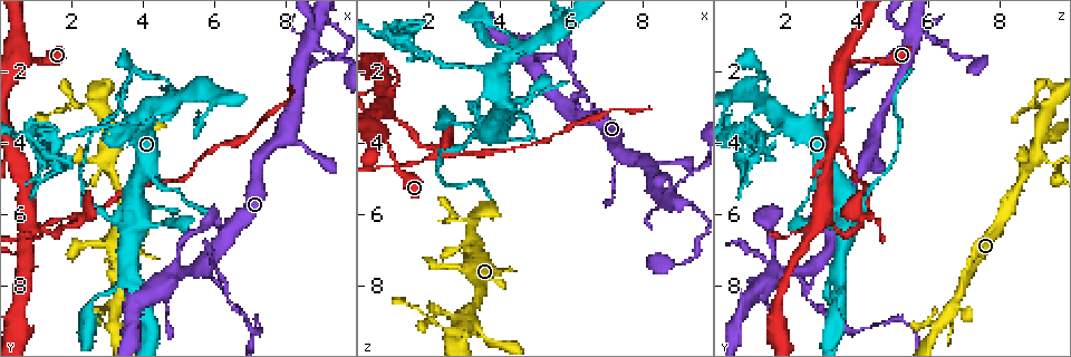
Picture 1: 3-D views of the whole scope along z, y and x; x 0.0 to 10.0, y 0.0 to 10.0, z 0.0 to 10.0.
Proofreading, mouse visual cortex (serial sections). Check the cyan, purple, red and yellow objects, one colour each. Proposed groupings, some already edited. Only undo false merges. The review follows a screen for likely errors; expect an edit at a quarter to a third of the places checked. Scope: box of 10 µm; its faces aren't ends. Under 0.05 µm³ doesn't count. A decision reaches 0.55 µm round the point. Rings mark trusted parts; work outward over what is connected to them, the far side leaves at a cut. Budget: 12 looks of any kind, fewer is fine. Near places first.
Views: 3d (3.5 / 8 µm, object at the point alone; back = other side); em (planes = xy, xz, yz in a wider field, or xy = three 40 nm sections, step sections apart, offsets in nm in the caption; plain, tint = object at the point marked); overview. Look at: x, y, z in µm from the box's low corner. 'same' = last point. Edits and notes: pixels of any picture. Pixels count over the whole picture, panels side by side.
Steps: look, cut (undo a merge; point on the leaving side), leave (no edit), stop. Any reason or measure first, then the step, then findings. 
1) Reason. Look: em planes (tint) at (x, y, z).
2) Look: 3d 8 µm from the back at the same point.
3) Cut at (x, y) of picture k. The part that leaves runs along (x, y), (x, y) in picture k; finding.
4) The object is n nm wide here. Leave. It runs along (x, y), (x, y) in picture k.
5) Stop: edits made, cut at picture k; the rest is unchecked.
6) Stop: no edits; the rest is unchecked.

Arms part here. Look: 3d 3.5 µm at (3.10, 4.45, 8.95).

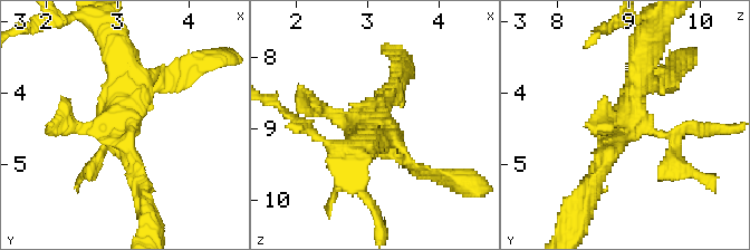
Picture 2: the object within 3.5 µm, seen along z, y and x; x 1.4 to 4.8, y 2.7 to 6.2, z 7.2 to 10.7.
Look: em xy step 2 (tint) at (3.05, 4.50, 8.95).

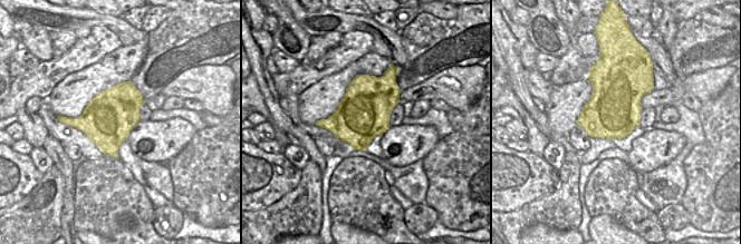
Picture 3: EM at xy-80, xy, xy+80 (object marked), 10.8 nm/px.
The object is 550 nm wide here. Cut at (89, 165) of picture 2. The part that leaves runs along (652, 131), (670, 137), (672, 159), (698, 179) in picture 2; two cells meet here.

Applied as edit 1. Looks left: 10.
Abrupt turn. Look: 3d 8 µm at (2.40, 5.70, 4.30).

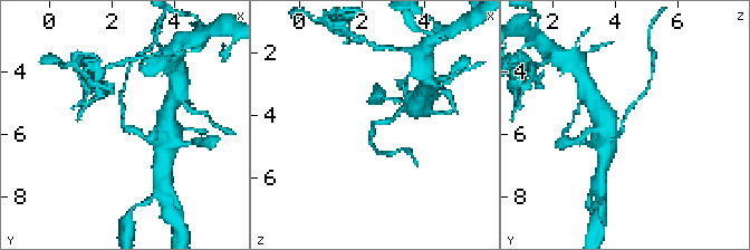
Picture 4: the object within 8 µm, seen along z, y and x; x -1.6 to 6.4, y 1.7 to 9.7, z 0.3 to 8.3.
Closer look. Look: 3d 3.5 µm at the same point.

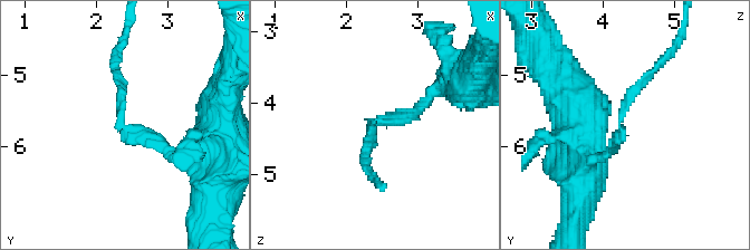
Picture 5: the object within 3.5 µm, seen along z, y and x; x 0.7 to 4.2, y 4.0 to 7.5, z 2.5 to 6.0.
The arms are 150, 150 nm wide. Look: em planes (tint) at (2.35, 5.80, 4.25).

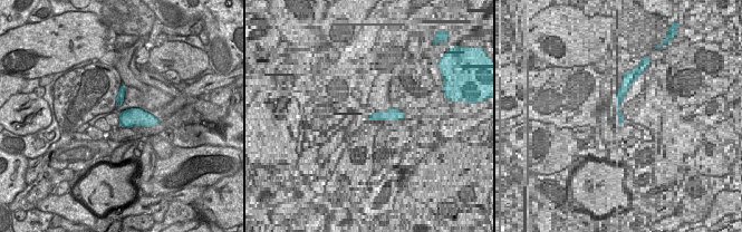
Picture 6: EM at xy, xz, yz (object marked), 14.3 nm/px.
The object is 260 nm wide here. Cut at (636, 89) of picture 5. The part that leaves runs along (618, 124), (627, 99), (679, 35) in picture 5; two cells meet here.

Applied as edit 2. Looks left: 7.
Look: overview.

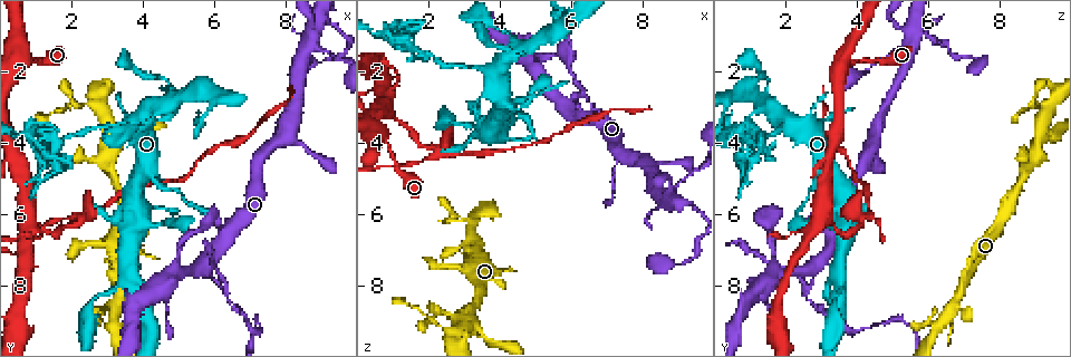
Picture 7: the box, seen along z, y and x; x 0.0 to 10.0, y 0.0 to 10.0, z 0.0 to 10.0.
A fork. Look: 3d 8 µm from the back at (3.55, 3.40, 2.00).

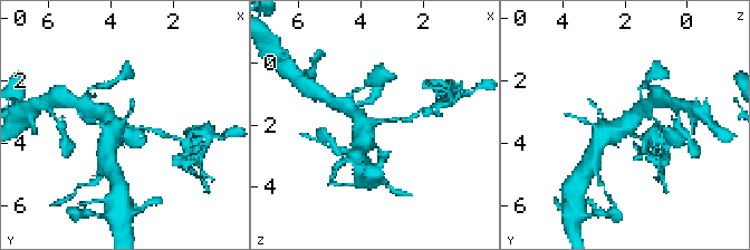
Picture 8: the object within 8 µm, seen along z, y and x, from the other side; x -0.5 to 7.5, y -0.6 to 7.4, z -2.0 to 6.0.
Zoom in. Look: 3d 3.5 µm at the same point.

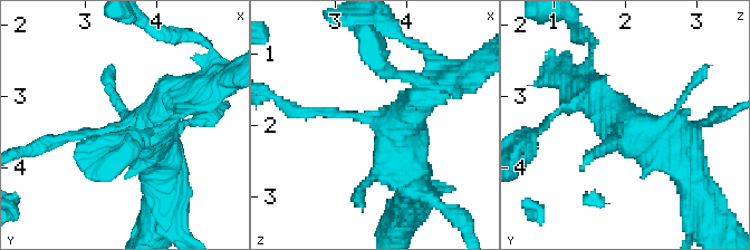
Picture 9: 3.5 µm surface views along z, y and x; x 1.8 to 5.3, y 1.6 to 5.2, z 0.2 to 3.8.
Shape alone is not enough. Look: em xy step 3 (tint) at (3.55, 3.40, 1.95).

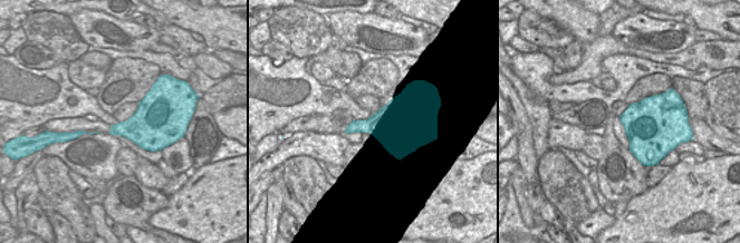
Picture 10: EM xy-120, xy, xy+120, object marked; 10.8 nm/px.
Cut at (304, 114) of picture 9. The part that leaves runs along (338, 115), (294, 112), (280, 101) in picture 9; two cells meet here.

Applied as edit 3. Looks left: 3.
Three-way junction. Look: 3d 3.5 µm from the back at (0.85, 5.95, 3.15).

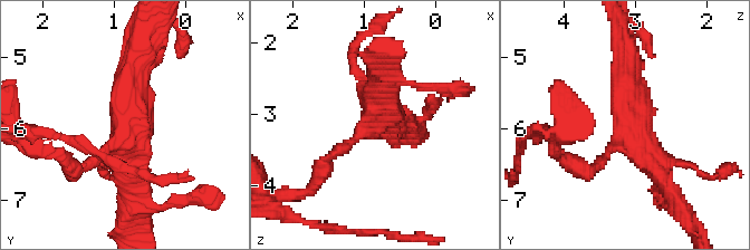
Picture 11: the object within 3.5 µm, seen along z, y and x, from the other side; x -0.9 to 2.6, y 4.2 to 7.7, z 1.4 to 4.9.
Need the tissue. Look: em xy step 1 (tint) at (0.85, 6.05, 3.10).

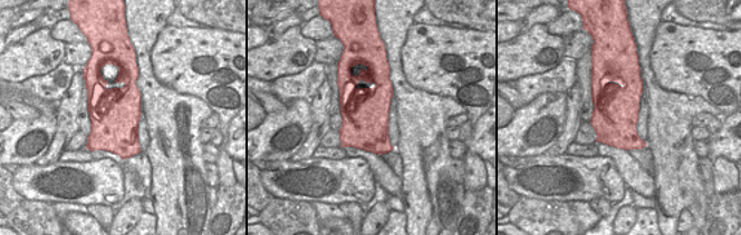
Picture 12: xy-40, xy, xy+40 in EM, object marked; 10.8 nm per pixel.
Cut at (326, 160) of picture 11. The part that leaves runs along (352, 141), (310, 190), (279, 195) in picture 11; a second cell is stuck on.

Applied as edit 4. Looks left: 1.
Stop: edits made, cut at picture 2, cut at picture 5, cut at picture 9, cut at picture 11; the rest is unchecked.

